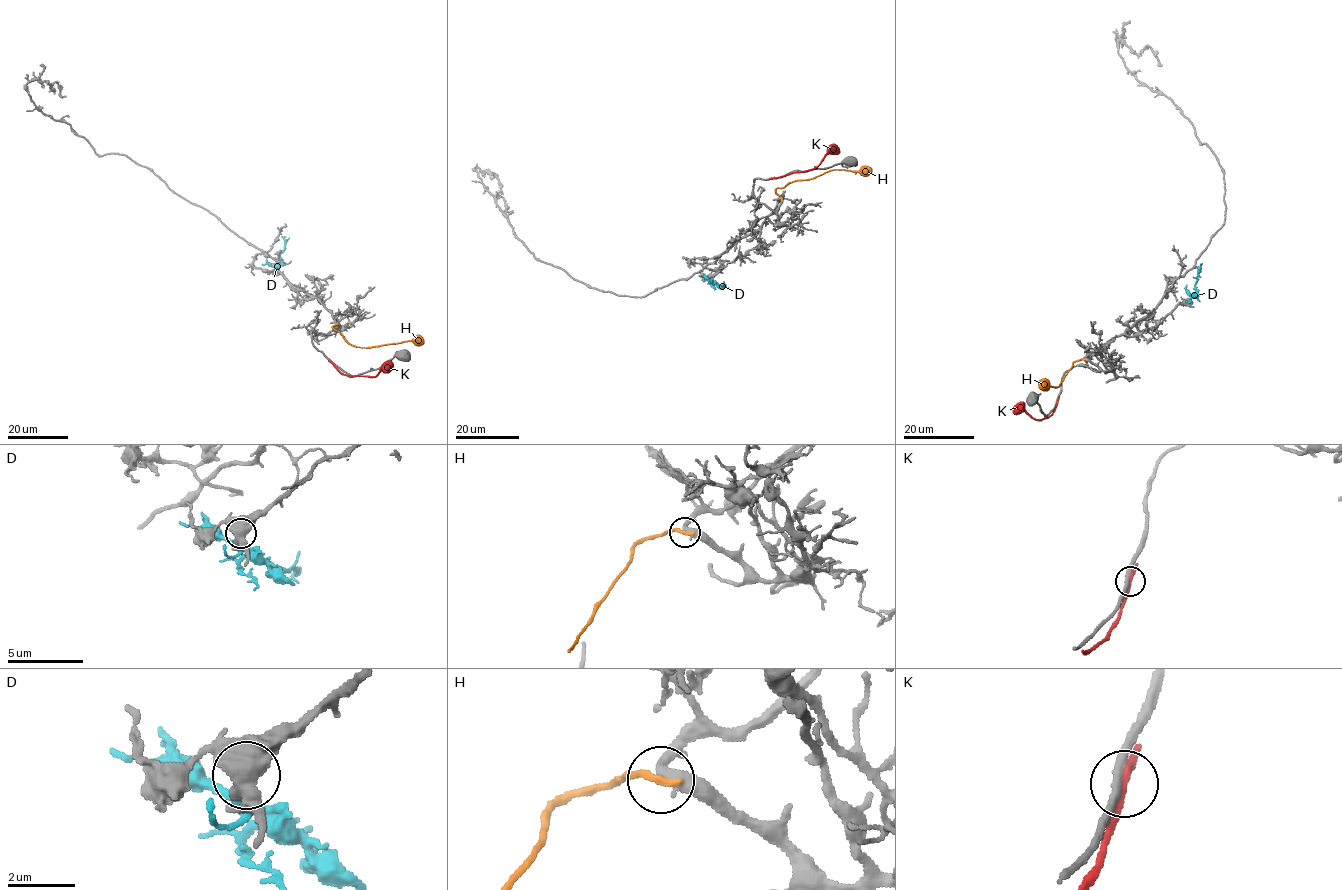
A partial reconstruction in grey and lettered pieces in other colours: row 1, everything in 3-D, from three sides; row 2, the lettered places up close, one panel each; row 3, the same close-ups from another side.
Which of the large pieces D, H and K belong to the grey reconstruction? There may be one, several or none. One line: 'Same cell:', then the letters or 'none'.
Same cell: D

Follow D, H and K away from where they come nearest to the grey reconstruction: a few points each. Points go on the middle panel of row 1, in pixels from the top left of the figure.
D: (711, 278), (717, 286), (723, 285), (720, 287)
H: (782, 198), (775, 189), (794, 181), (811, 179), (834, 169), (872, 170)
K: (774, 178), (816, 168), (828, 153), (839, 150)

